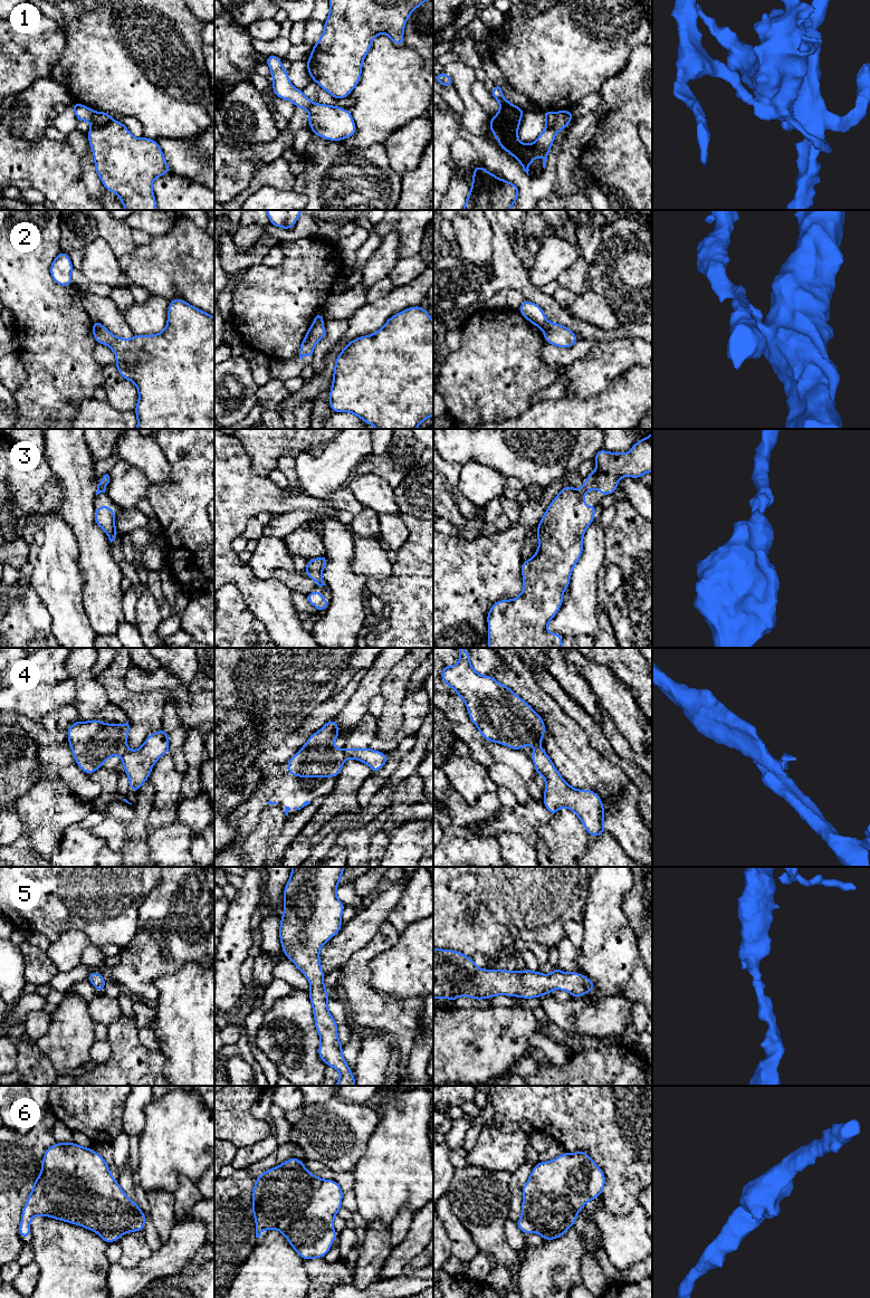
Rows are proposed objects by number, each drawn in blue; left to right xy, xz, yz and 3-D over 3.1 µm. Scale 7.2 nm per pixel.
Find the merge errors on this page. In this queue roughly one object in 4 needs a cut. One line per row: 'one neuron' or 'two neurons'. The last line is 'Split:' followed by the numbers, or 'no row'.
1: two neurons
2: two neurons
3: one neuron
4: two neurons
5: one neuron
6: one neuron
Split: 1, 2, 4

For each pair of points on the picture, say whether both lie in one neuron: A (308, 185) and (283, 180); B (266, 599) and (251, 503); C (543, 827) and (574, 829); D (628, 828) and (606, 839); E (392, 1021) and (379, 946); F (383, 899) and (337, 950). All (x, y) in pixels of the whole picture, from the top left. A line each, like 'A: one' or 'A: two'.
A: two
B: one
C: one
D: two
E: one
F: one

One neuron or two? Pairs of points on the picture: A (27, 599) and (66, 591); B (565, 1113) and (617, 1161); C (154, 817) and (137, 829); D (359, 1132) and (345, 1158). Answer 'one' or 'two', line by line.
A: two
B: one
C: two
D: one

